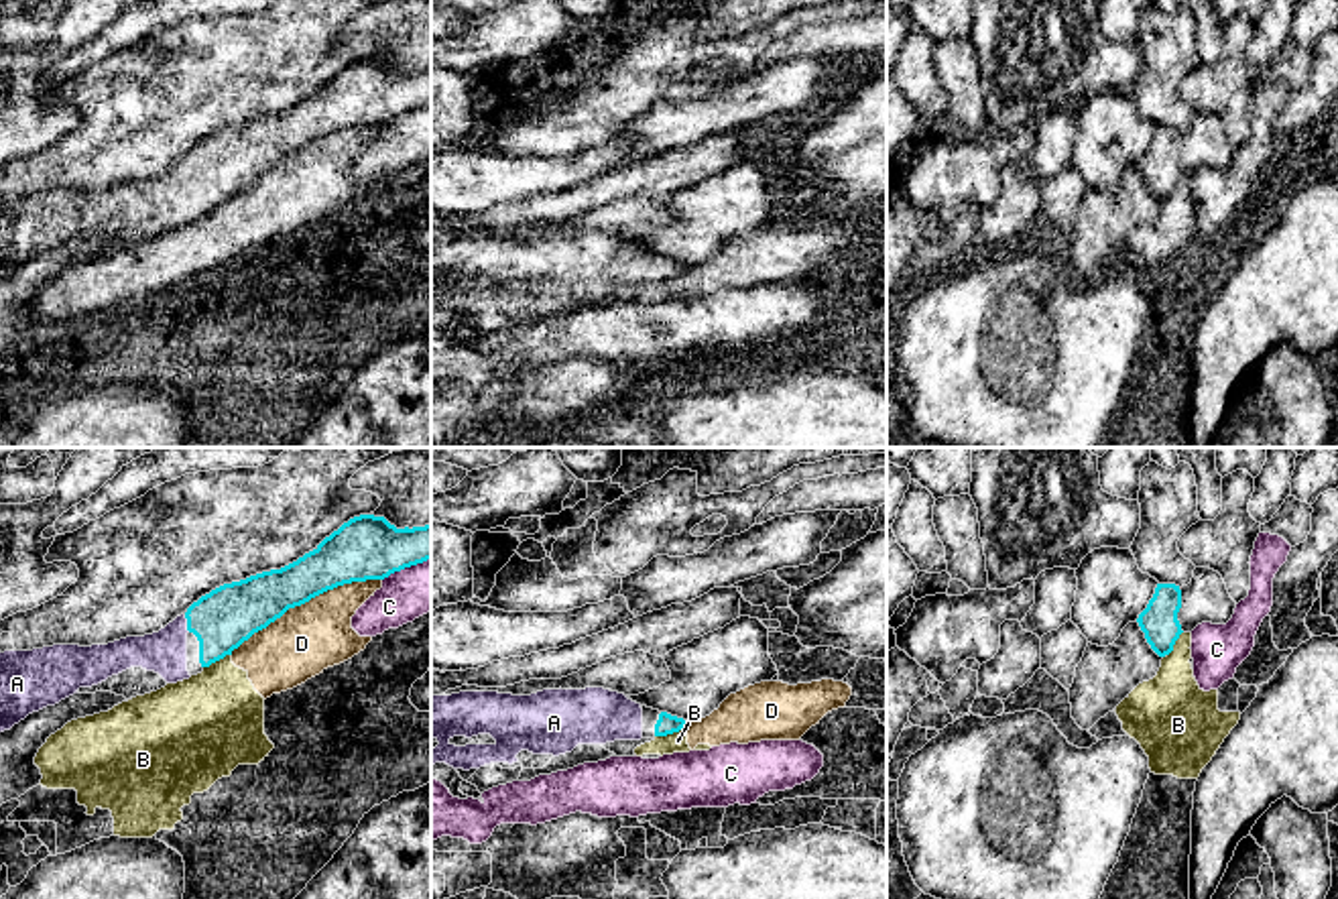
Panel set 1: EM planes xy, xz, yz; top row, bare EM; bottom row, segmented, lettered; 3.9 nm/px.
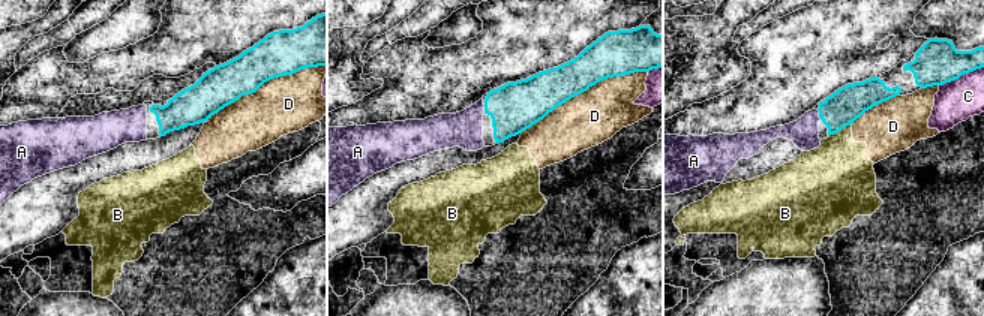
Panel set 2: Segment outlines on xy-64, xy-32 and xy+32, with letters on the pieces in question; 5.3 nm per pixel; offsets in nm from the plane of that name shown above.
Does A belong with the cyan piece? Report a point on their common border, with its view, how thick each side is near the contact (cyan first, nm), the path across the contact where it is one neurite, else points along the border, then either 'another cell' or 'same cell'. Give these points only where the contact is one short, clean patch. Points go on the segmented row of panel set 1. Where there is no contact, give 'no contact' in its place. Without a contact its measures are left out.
meets cyan in xy at (188, 623); 240 nm thick on the cyan side, 170 nm on the other; same cell

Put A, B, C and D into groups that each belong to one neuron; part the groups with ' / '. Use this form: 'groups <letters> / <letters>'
groups A / B D / C

